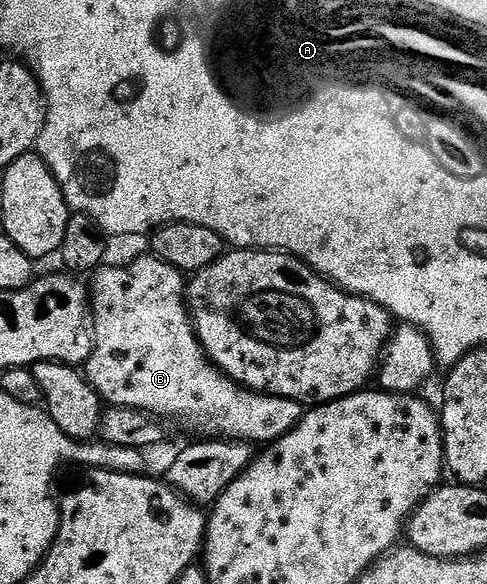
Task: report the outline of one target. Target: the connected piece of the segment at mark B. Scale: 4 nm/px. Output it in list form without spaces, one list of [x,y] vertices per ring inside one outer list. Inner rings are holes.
[[[146,253],[142,259],[137,259],[134,263],[129,263],[126,267],[109,267],[105,265],[92,276],[93,287],[91,283],[91,330],[93,333],[93,352],[89,355],[89,360],[83,365],[83,374],[100,397],[110,407],[126,407],[136,411],[145,411],[148,415],[162,417],[166,415],[169,419],[182,419],[193,431],[198,431],[198,436],[208,437],[210,439],[228,439],[230,441],[254,441],[258,439],[261,445],[268,445],[291,433],[295,425],[301,419],[303,414],[302,404],[284,399],[278,395],[263,395],[259,391],[250,391],[242,389],[233,380],[217,370],[209,362],[206,353],[201,348],[201,343],[197,340],[197,335],[193,332],[193,322],[189,317],[189,308],[187,306],[187,279],[182,272],[176,271],[171,265],[167,265],[163,260],[158,259],[152,253]]]

